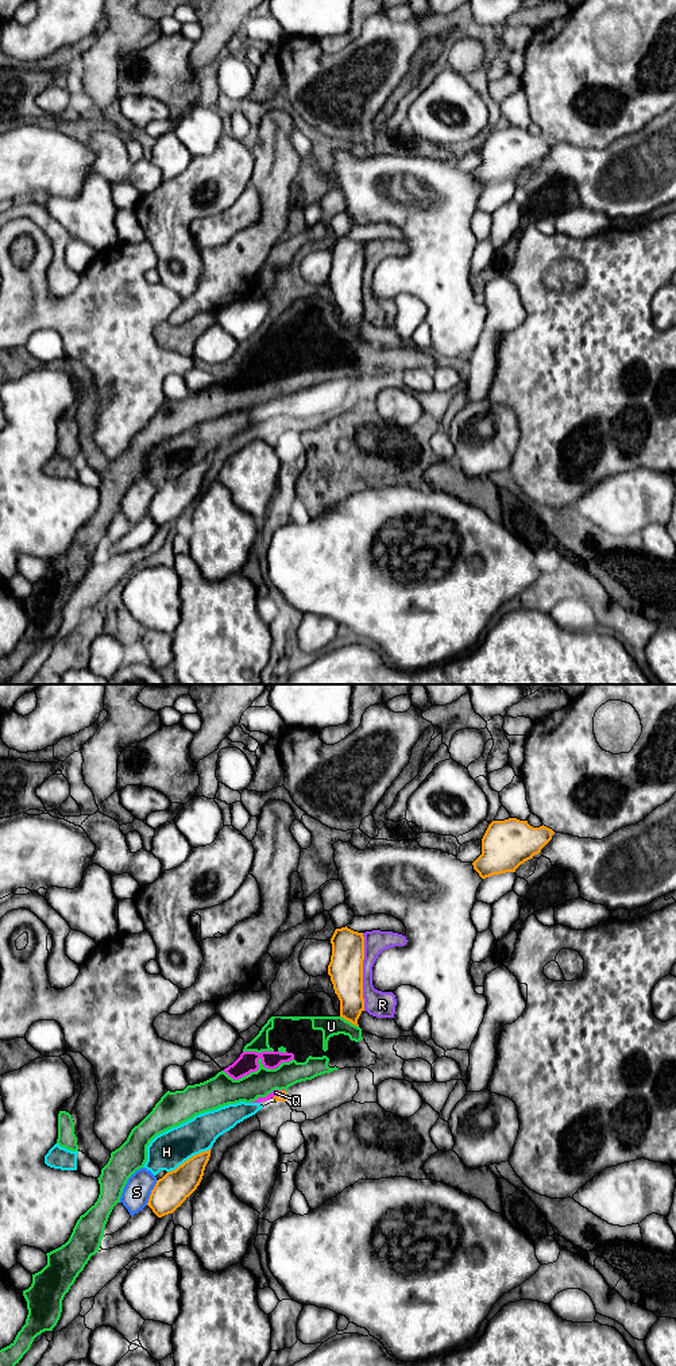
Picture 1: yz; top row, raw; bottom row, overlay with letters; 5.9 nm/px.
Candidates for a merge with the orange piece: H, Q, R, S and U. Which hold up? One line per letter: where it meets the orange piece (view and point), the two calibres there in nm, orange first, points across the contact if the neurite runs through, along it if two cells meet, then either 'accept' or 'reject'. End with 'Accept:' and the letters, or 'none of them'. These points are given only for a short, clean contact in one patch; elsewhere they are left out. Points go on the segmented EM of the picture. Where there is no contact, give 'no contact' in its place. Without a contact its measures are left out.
H: yz (189, 1158) | 200/220 nm | reject
Q: yz (279, 1092) | 60/40 nm | along yz (284, 1089), (273, 1098) | reject
R: yz (362, 972) | 200/160 nm | reject
S: yz (151, 1192) | 200/160 nm | reject
U: yz (350, 1021) | 190/120 nm | reject
Accept: none of them

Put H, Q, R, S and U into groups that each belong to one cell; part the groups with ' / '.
H R / Q U / S

